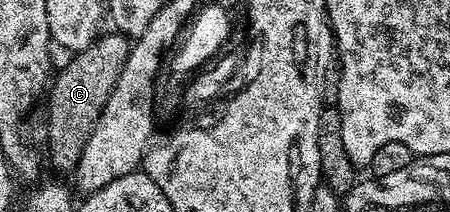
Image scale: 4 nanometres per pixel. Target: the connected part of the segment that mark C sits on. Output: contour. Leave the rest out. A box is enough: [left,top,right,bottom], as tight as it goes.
[46,30,130,173]

